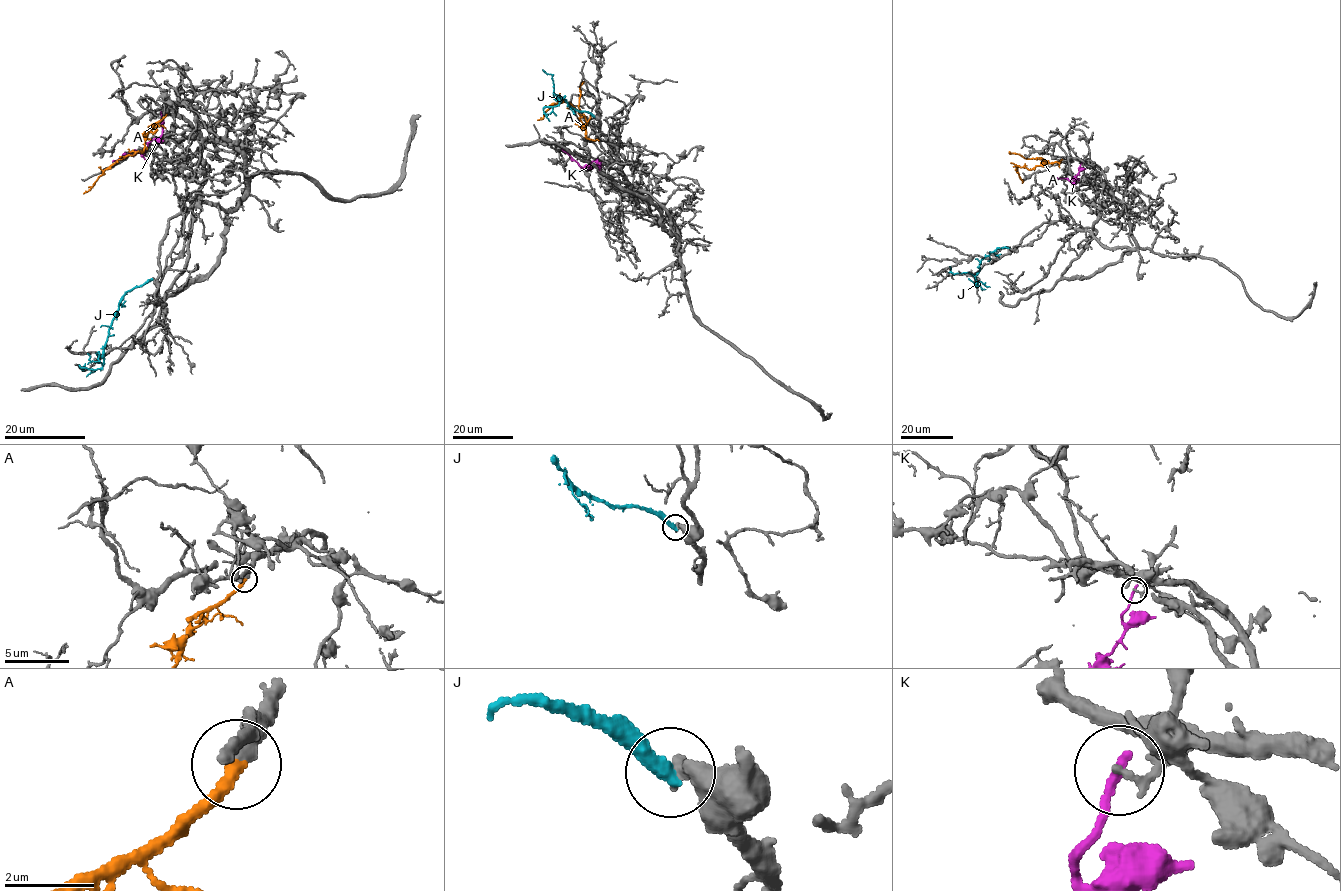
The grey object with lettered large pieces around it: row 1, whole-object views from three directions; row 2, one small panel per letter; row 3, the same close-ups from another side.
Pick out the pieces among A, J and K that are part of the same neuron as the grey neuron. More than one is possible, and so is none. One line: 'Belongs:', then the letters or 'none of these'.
Belongs: A

